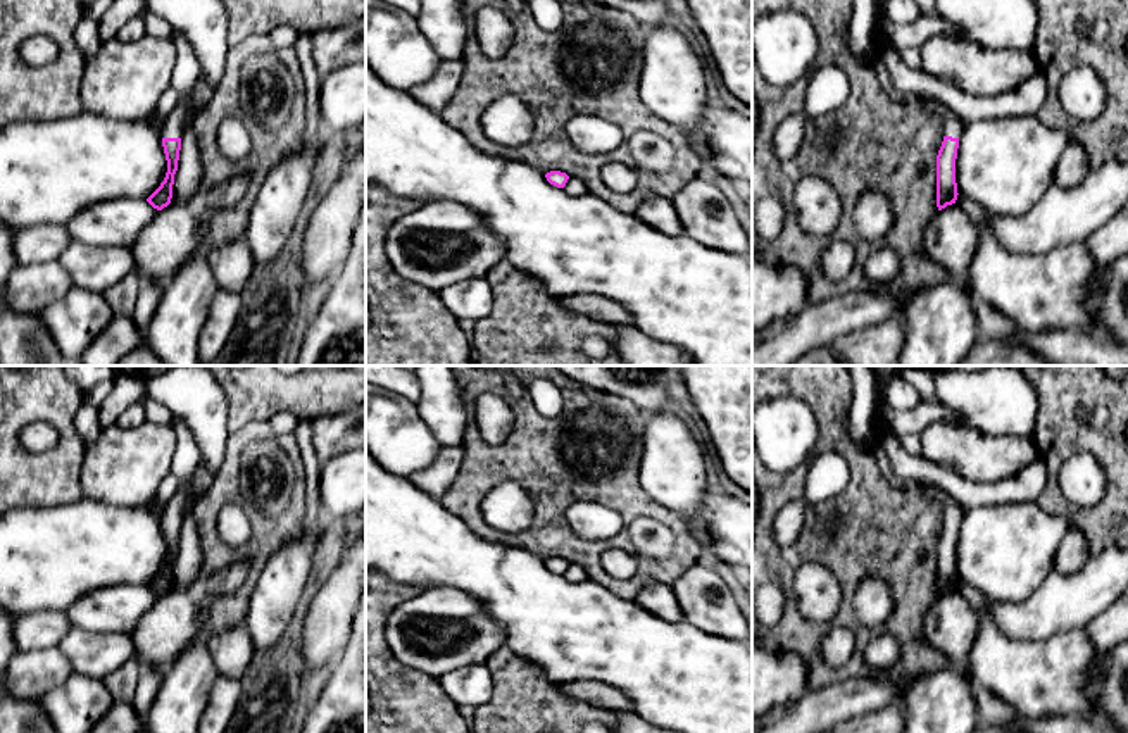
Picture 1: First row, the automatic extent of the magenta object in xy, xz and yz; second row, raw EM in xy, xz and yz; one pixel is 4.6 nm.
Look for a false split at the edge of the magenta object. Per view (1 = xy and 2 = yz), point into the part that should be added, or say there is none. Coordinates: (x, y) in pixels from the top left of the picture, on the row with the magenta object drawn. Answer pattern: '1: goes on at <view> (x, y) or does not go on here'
1: goes on at xy (202, 93)
2: goes on at yz (952, 126)

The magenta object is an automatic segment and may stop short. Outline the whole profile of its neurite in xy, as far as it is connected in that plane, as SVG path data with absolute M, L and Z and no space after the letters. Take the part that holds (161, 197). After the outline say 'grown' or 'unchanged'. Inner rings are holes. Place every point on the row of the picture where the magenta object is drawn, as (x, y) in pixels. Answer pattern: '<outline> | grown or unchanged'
M200 74L190 98L179 98L169 117L159 126L162 147L167 160L167 172L160 186L147 198L147 202L162 210L171 204L174 174L178 171L181 136L190 117L197 117L214 97L214 88Z | grown

